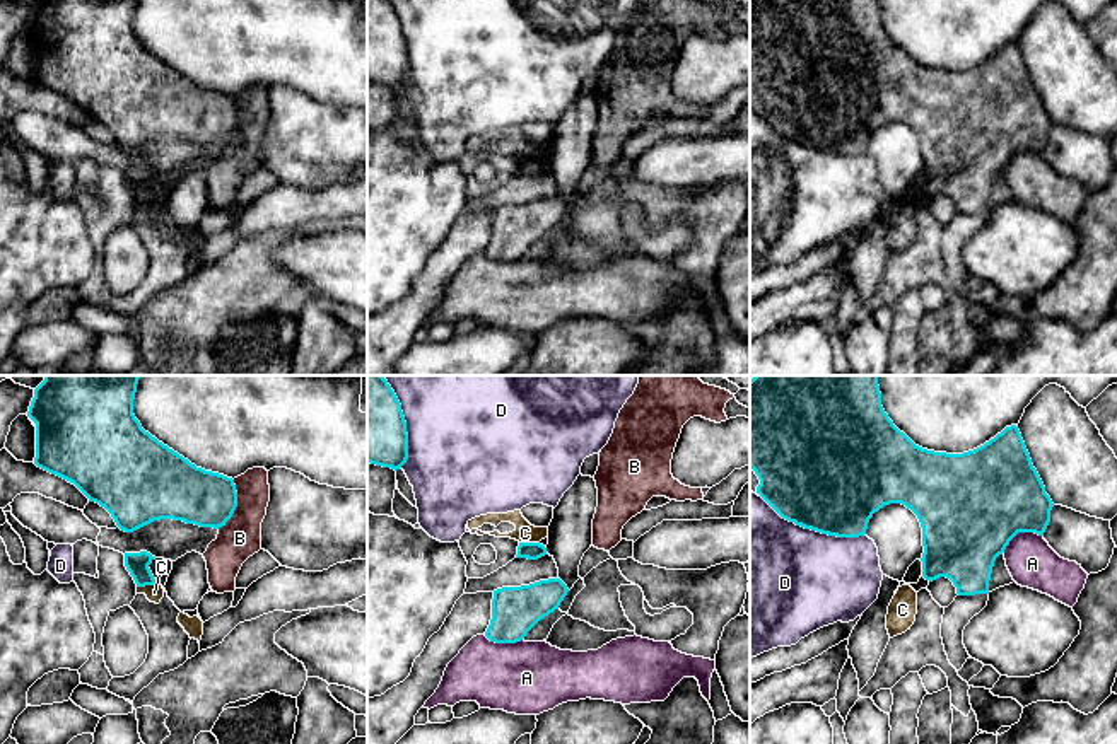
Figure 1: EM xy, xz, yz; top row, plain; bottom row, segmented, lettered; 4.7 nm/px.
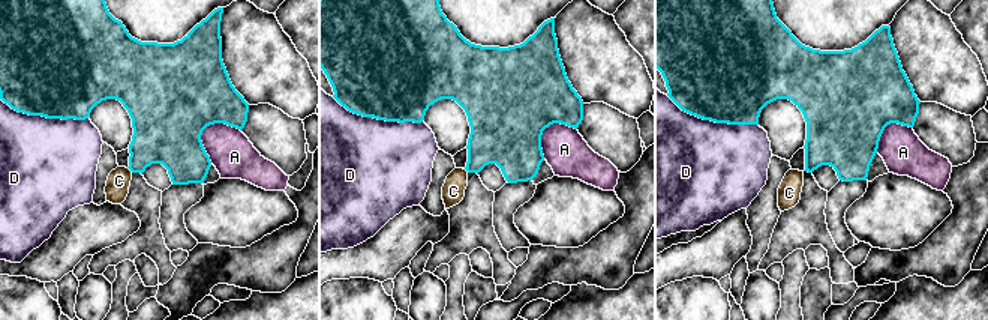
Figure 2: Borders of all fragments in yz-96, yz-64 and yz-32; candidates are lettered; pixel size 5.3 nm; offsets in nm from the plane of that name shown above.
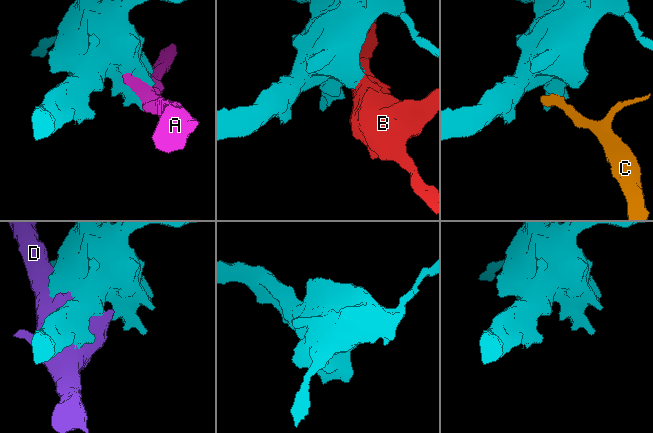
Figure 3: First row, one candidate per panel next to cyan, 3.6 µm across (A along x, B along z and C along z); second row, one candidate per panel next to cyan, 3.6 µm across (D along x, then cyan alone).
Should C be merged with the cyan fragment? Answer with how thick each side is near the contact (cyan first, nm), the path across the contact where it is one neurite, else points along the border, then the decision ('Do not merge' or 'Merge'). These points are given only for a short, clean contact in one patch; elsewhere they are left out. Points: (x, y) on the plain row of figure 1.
Thickness 110 nm (cyan) against 80 nm. Boundary: xy (156, 202), (137, 205). Do not merge

